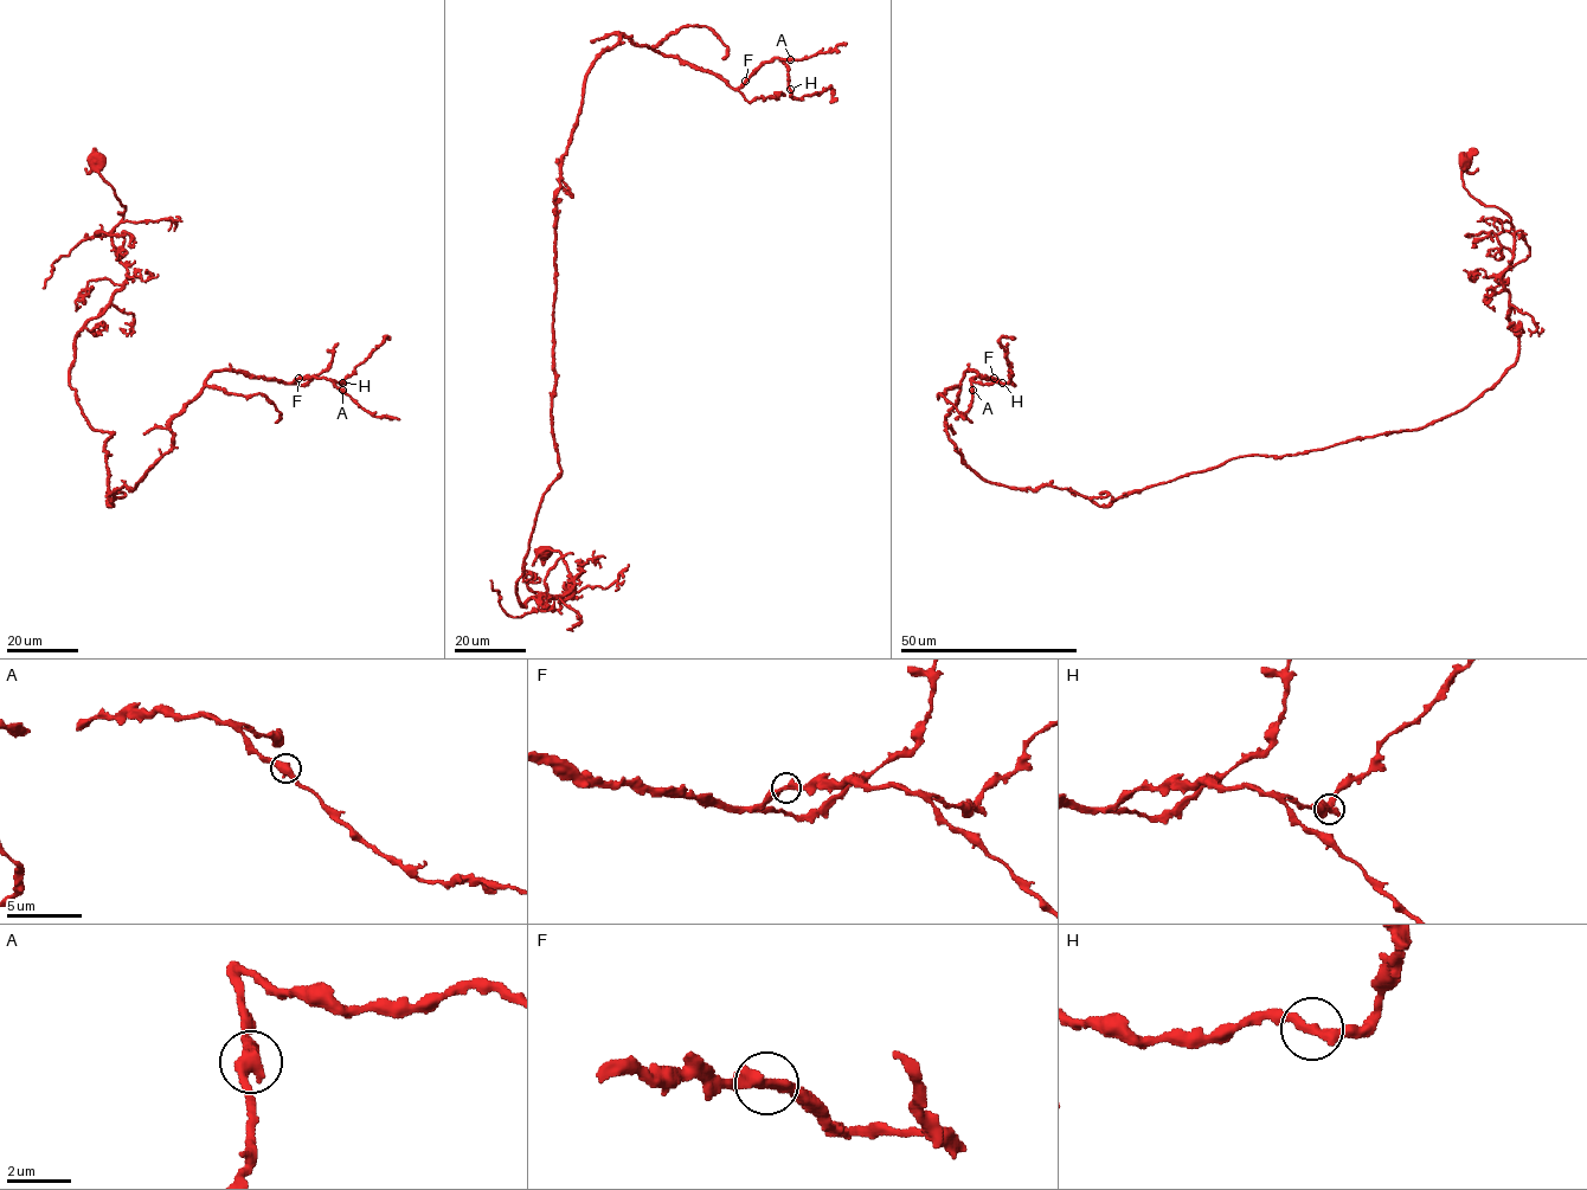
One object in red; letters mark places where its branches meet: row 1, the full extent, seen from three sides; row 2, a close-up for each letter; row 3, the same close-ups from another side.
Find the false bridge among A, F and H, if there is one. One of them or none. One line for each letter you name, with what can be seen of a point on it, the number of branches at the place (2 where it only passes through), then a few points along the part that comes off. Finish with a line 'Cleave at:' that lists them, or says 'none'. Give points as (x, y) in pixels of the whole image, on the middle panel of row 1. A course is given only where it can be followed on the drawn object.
Cleave at: none

